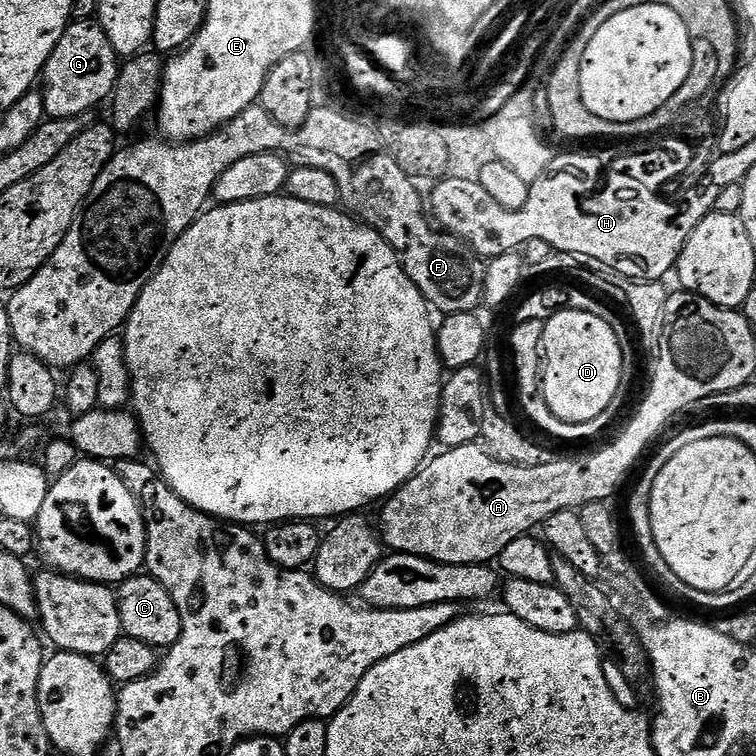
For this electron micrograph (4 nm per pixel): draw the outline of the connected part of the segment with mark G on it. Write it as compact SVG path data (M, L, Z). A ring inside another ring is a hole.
M73 19L58 46L54 46L54 54L50 54L42 73L45 113L53 120L91 113L91 108L111 97L120 65L121 61L114 46L110 46L110 38L106 38L103 26L95 19Z

